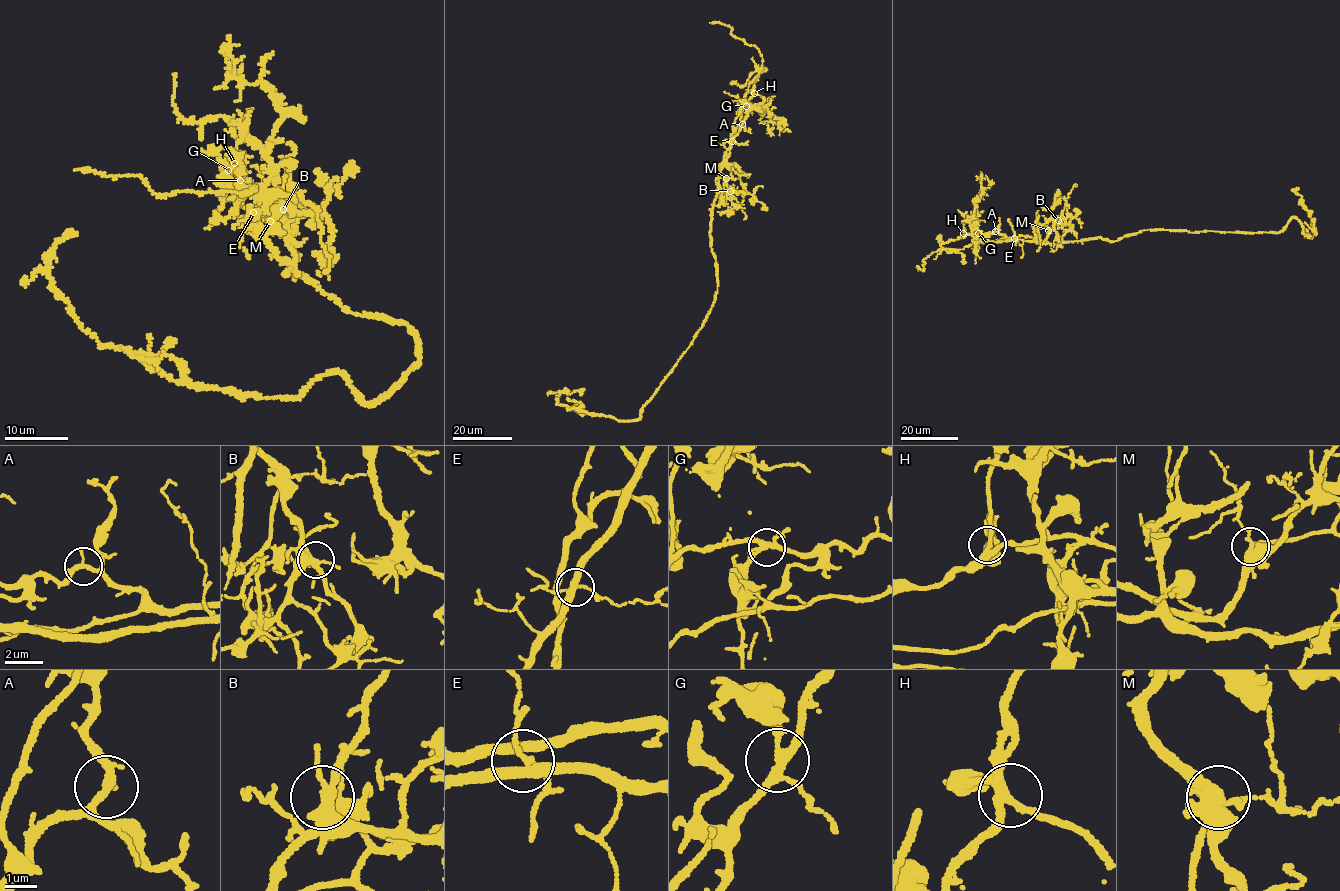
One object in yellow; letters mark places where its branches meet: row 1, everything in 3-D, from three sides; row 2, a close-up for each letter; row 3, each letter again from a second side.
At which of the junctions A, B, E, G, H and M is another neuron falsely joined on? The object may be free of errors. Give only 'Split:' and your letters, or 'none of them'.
Split: G

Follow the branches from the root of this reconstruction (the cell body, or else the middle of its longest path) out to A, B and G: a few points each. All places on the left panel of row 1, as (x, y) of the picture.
A: (412, 331), (378, 314), (350, 310), (276, 257), (263, 240), (256, 214), (238, 205), (240, 180)
B: (412, 331), (378, 314), (350, 310), (292, 269), (295, 252), (287, 243), (283, 209)
G: (412, 331), (350, 310), (276, 257), (256, 214), (238, 205), (240, 180), (229, 178), (229, 169)

